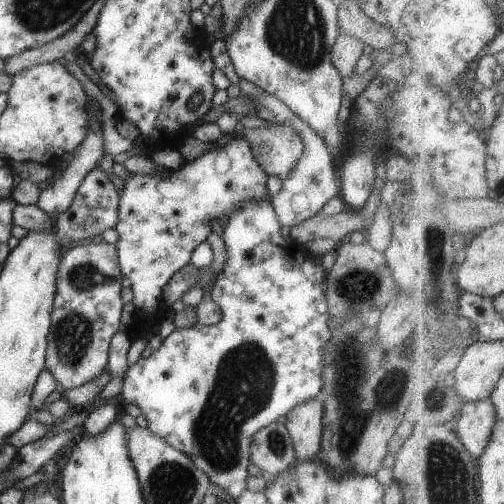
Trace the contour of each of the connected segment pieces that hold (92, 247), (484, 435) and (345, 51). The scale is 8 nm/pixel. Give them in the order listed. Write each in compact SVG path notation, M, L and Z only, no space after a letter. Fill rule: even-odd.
M102 240L97 244L79 244L62 255L55 276L44 362L44 369L51 373L58 389L77 388L101 376L106 368L111 336L120 326L122 279L115 243Z
M490 399L462 404L460 416L453 427L458 437L477 462L487 448L496 424L497 412Z
M339 33L331 47L331 58L333 66L337 69L339 76L344 80L351 77L355 70L355 65L361 53L366 52L364 42L354 36Z

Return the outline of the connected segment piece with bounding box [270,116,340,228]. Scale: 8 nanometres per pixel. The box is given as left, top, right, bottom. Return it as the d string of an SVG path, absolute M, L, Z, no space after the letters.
M285 116L285 122L291 124L291 128L300 136L304 149L295 170L282 182L280 192L270 197L270 205L280 226L291 228L315 215L327 200L340 194L340 189L335 184L337 176L333 172L333 160L321 138L297 116Z

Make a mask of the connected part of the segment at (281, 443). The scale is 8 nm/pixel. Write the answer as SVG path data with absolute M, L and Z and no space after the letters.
M275 420L252 436L249 460L259 470L275 476L296 460L287 429Z

